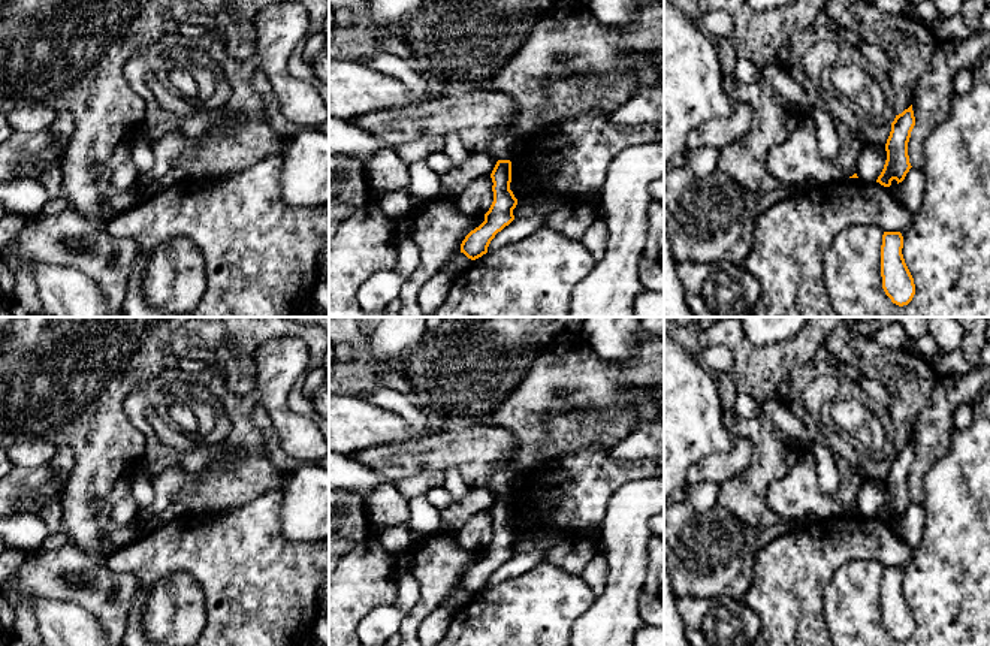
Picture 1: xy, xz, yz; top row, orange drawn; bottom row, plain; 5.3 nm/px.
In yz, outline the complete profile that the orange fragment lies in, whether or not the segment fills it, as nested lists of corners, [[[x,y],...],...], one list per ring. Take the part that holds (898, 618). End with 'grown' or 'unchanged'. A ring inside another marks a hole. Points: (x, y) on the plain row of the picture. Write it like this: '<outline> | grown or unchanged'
[[[884,567],[881,580],[882,624],[893,639],[908,640],[915,630],[914,613],[905,598],[900,567]]] | unchanged

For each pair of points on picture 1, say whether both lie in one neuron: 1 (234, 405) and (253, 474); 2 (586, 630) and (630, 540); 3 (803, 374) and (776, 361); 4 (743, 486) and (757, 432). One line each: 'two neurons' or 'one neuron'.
1: one neuron
2: one neuron
3: two neurons
4: one neuron

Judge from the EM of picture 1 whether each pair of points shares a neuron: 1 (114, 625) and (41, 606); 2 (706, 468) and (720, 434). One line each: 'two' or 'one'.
1: two
2: two

